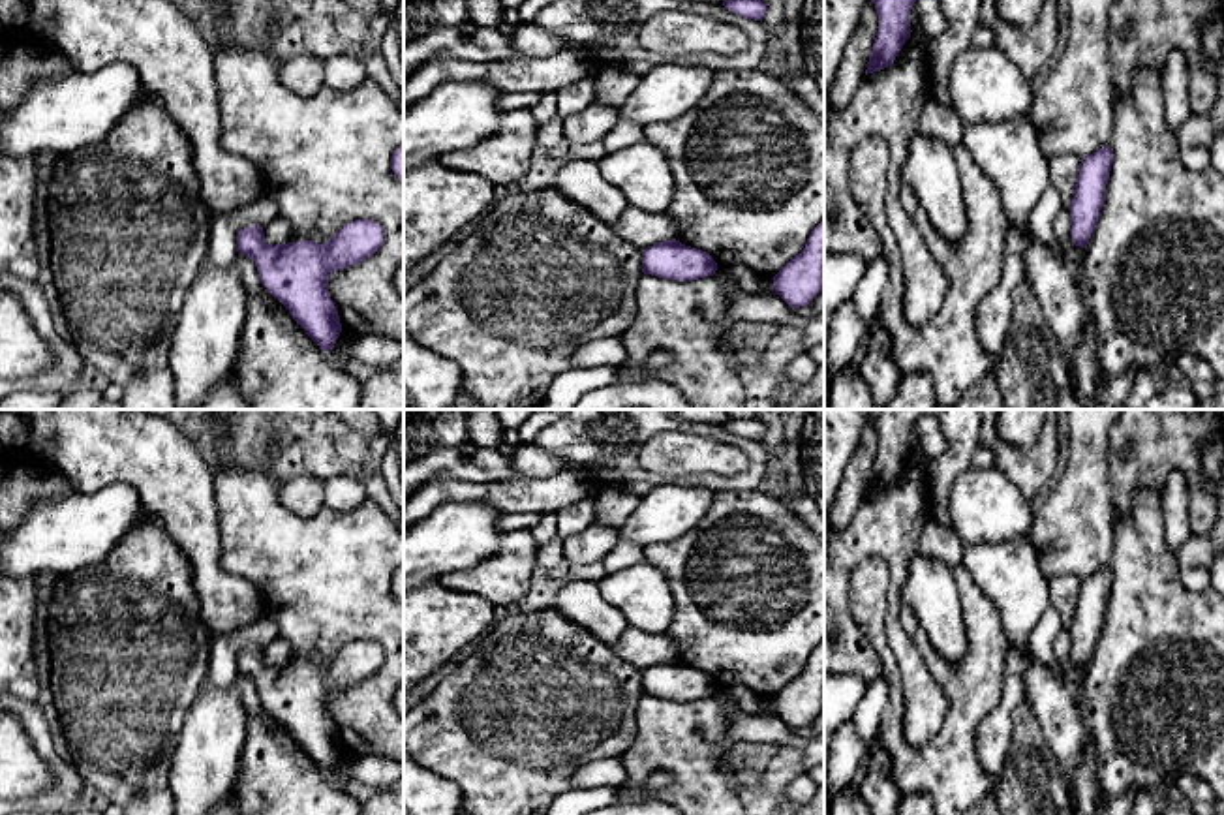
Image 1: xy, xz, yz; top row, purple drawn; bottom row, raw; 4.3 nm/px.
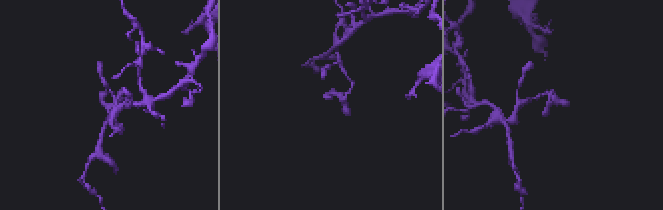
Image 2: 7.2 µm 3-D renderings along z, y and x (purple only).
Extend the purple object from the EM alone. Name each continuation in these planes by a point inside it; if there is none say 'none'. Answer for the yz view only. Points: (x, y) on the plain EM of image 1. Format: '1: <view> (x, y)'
none

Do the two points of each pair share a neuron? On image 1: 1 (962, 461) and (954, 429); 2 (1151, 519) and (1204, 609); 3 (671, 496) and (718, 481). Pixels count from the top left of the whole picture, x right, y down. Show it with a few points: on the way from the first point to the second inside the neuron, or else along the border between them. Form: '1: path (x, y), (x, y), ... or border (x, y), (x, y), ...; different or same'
1: path (960, 453), (960, 436); same
2: path (1151, 545), (1151, 569), (1178, 596); same
3: border (656, 487), (667, 483), (701, 485), (714, 492); different

